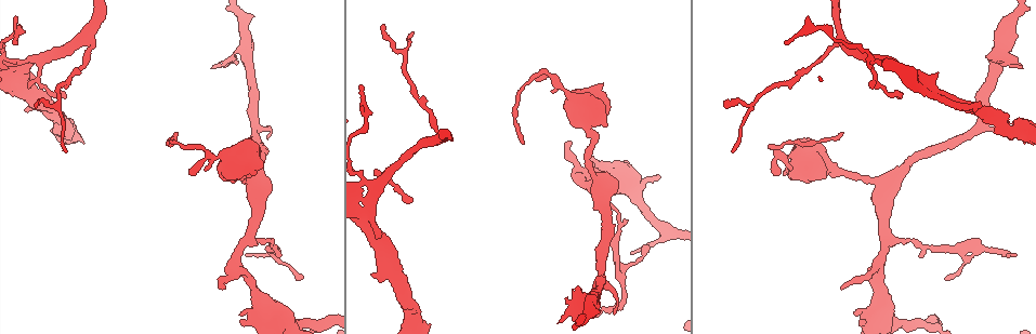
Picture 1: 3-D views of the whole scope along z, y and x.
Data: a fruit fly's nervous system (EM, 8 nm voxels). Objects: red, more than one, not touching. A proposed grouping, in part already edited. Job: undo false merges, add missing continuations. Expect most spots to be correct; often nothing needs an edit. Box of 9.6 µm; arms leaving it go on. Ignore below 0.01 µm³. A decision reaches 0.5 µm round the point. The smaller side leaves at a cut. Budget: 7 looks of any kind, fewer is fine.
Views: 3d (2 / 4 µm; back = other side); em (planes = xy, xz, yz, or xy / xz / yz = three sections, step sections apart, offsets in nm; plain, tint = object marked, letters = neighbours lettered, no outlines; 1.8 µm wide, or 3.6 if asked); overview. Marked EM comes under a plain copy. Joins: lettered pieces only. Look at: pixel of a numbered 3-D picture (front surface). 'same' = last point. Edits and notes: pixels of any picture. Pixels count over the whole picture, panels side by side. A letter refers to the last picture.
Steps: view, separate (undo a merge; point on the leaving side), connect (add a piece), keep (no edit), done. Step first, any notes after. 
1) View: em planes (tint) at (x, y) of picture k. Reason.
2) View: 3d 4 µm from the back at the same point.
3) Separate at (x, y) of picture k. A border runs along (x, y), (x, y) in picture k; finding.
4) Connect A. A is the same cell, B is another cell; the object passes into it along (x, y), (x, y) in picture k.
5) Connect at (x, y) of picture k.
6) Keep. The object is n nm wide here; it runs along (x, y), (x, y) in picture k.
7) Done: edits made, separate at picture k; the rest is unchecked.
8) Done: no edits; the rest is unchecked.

View: em planes (tint) at (1000, 52) of picture 1. A fork.

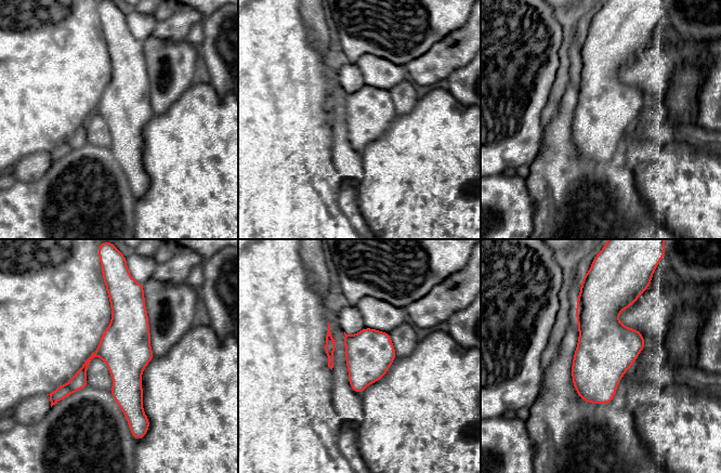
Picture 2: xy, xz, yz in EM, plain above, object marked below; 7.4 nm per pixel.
View: em planes (letters) at the same point.

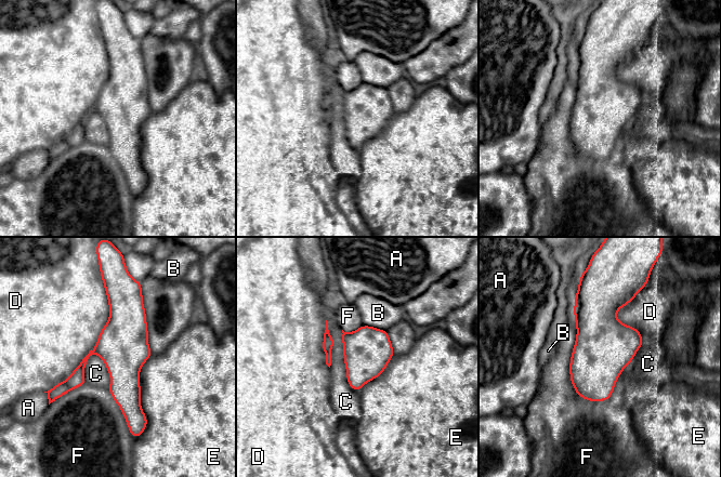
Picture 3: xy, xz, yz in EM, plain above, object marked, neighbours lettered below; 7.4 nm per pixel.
Keep. A, B, C, D, E and F are other cells; it runs along (109, 293), (125, 308), (131, 421) in picture 3; all the same neuron.

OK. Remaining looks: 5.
View: 3d 2 µm at (879, 271) of picture 1. Arms part here.

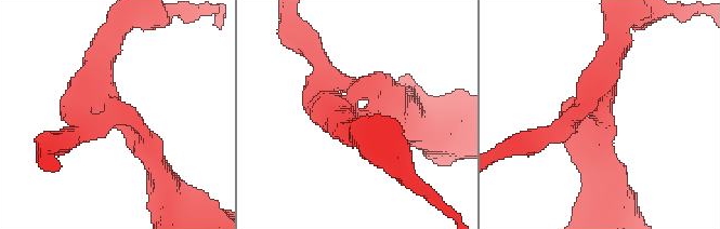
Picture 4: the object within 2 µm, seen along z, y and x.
View: em planes (tint) at (600, 109) of picture 4. 3 arms meet here; the arms are 200, 220, 280 nm wide.

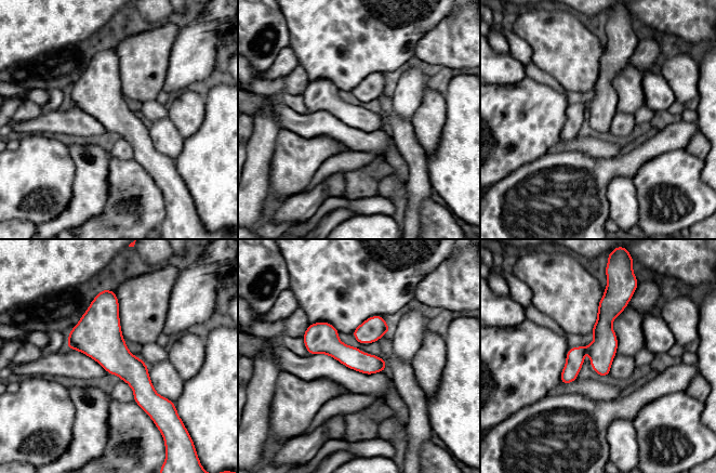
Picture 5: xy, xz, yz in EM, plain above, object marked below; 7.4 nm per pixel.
View: em planes (letters) at the same point. What lies round it.

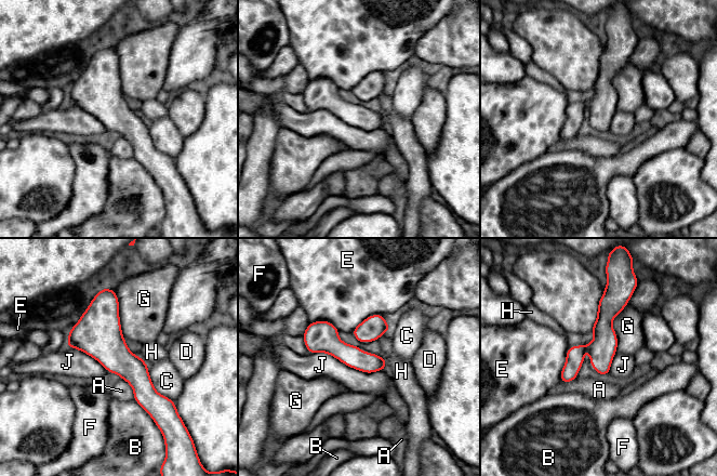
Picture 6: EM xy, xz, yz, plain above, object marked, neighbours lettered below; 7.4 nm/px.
Keep. The object is 160 nm wide here; A, B, C, D, E, F, G, H and J are other cells; it runs along (111, 294), (109, 348), (154, 412) in picture 6; all the same neuron.

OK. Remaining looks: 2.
View: em planes (tint) at (23, 76) of picture 1. Closes a loop.

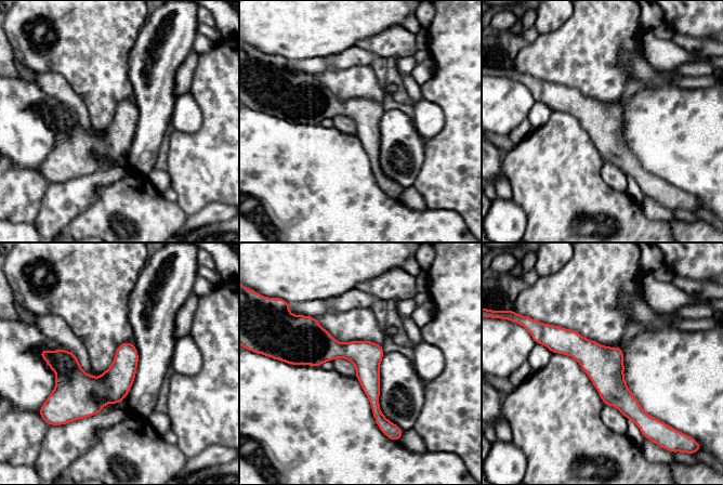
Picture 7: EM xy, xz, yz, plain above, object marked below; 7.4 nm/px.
View: em planes (letters) at the same point.

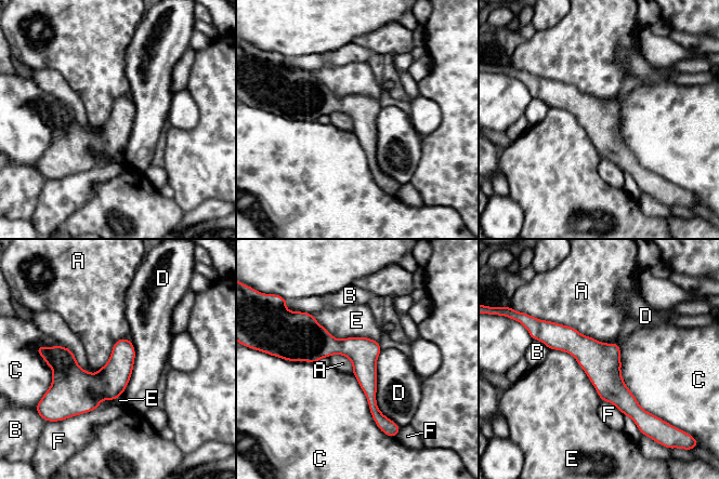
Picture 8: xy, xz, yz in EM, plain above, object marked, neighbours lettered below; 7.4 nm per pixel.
Keep. The object is 220 nm wide here; A, B, C, D, E and F are other cells; it runs along (545, 327), (567, 338), (639, 411) in picture 8; continuous, no second neuron.

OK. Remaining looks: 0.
Done: no edits; the rest is unchecked.

